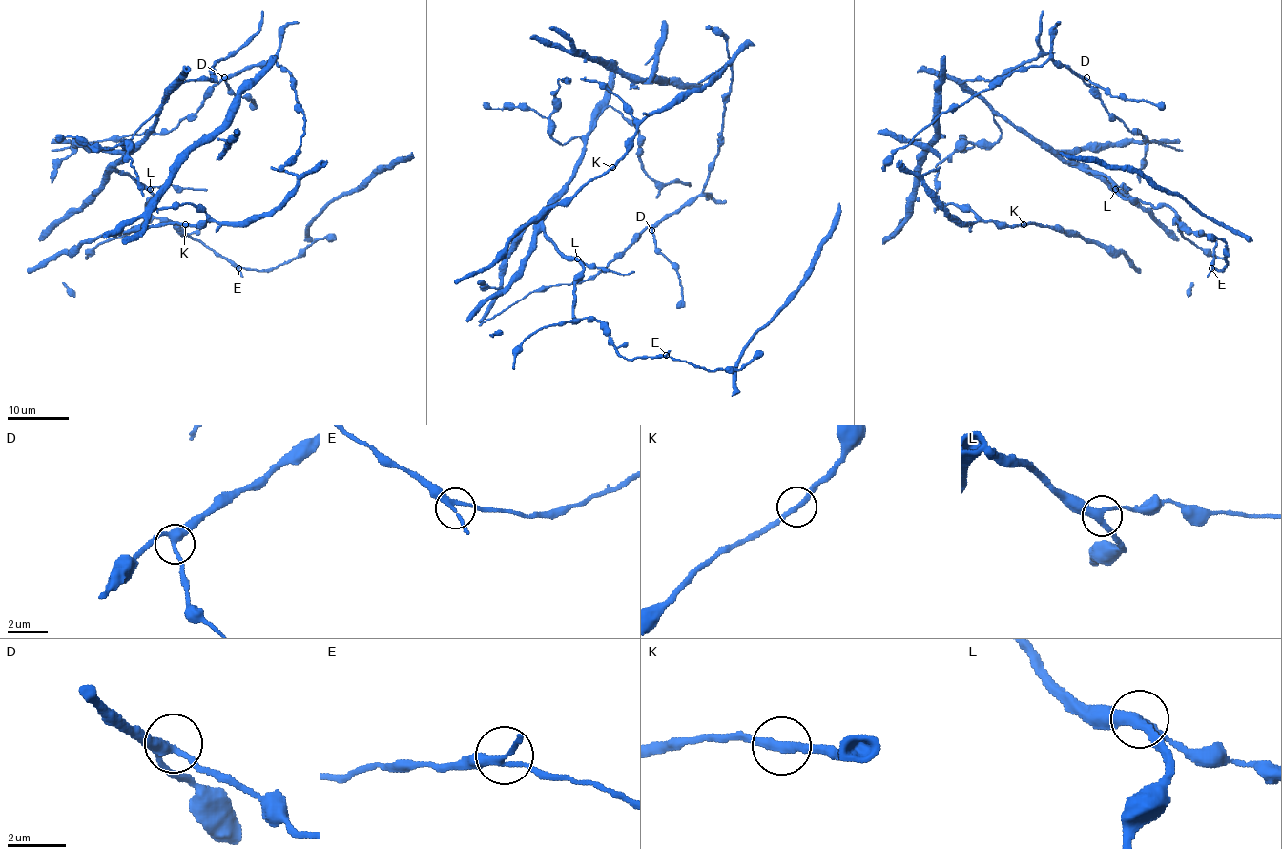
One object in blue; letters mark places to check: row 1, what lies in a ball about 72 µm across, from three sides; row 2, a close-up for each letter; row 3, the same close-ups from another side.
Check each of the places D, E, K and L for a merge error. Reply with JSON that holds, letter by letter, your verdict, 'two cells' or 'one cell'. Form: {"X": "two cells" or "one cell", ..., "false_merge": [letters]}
{"D": "one cell", "E": "one cell", "K": "one cell", "L": "one cell", "false_merge": []}

